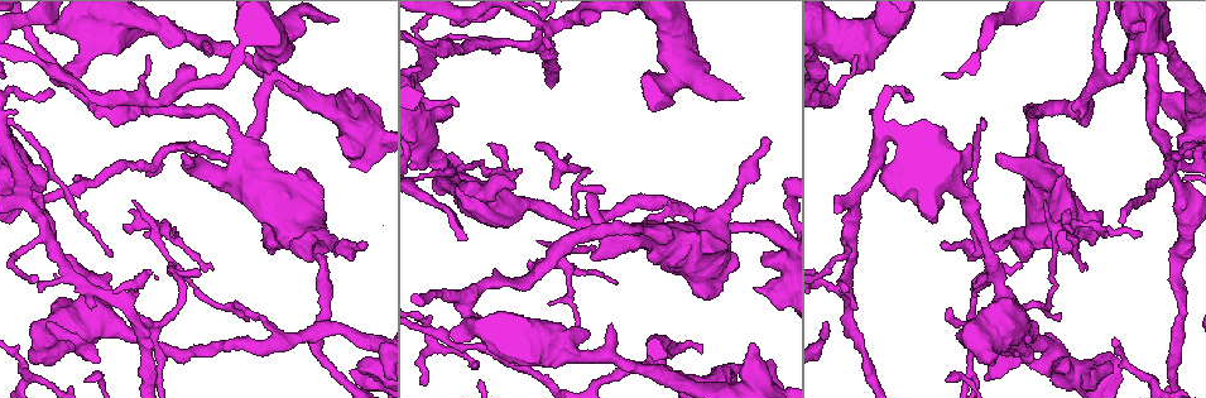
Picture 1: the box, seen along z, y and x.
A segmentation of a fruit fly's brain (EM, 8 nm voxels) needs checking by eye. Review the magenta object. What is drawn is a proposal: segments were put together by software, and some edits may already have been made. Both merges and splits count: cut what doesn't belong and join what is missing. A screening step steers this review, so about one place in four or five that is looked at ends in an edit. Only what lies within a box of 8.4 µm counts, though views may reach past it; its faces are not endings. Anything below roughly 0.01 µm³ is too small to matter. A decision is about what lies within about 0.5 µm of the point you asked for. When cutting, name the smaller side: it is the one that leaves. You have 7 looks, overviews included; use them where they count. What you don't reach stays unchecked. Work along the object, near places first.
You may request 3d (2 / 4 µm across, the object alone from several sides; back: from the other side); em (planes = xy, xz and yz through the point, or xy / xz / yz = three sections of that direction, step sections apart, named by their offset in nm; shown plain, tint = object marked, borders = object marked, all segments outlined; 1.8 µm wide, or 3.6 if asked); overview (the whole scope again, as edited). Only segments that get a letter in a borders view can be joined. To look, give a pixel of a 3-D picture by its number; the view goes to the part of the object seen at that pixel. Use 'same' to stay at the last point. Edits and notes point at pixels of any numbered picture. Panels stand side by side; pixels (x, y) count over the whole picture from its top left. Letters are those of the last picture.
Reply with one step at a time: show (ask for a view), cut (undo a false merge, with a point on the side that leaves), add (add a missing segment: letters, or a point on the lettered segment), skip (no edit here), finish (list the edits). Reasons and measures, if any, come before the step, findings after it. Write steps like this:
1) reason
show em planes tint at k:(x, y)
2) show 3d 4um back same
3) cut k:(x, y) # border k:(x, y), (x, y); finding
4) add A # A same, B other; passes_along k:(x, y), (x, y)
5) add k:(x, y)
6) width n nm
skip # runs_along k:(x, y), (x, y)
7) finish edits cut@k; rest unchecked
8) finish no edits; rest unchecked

branch stops here
show em planes borders at 1:(55, 93)

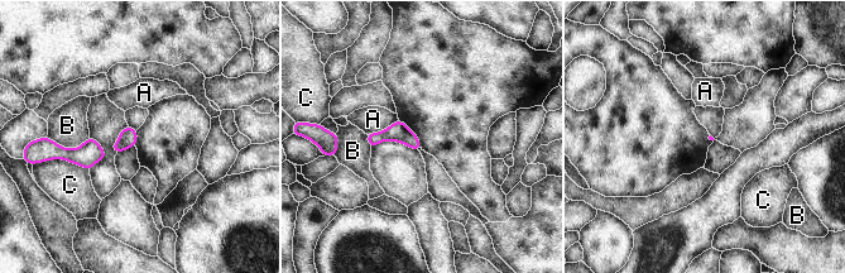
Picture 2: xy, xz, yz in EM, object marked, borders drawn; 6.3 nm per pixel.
skip # A other, B other, C other; border 2:(398, 119), (383, 130), (366, 134); no lettered segment goes on from it

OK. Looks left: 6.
sharp bend
show 3d 2um at 1:(966, 319)

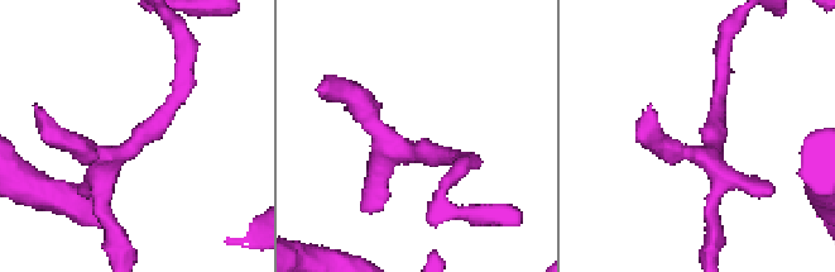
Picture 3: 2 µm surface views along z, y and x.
show em xy step 16 tint at 3:(706, 157)

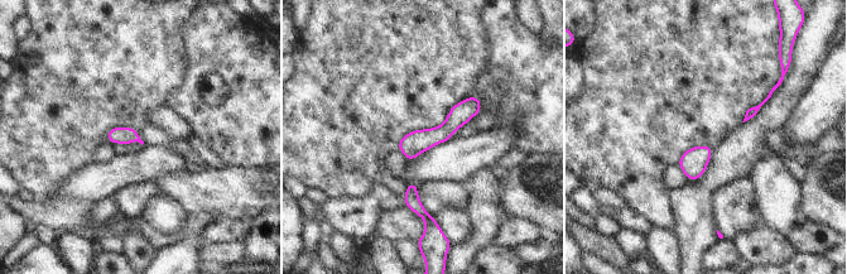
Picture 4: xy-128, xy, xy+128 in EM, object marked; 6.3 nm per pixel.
show em planes borders same

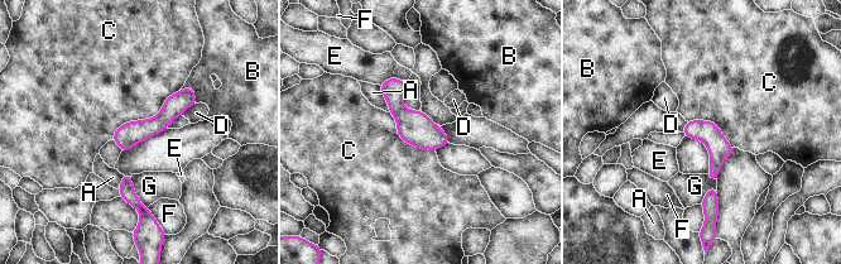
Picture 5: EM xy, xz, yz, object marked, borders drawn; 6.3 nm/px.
skip # A other, B other, C other, D other, E other, F other, G other; all the same neuron

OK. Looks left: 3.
long arm stops here
show em planes borders at 1:(359, 246)

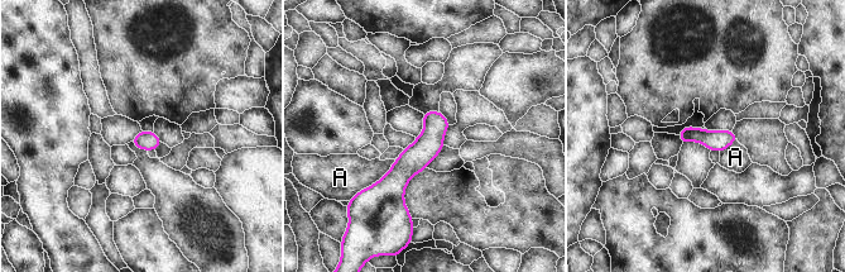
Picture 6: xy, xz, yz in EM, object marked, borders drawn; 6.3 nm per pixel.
longest_contact A 360 nm
skip # A other; runs_along 6:(437, 114), (398, 210); none of them fits

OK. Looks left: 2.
finish no edits; rest unchecked

